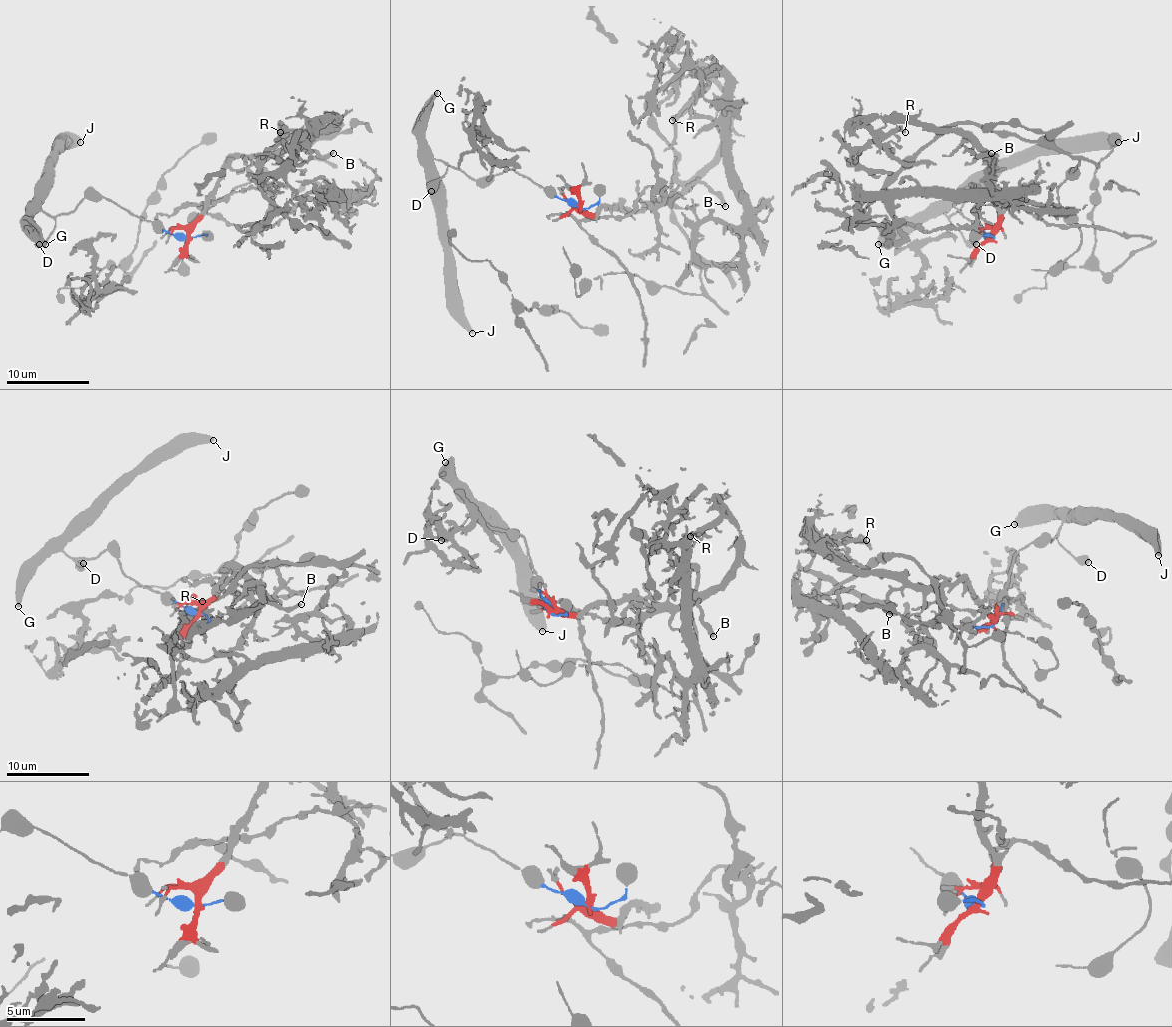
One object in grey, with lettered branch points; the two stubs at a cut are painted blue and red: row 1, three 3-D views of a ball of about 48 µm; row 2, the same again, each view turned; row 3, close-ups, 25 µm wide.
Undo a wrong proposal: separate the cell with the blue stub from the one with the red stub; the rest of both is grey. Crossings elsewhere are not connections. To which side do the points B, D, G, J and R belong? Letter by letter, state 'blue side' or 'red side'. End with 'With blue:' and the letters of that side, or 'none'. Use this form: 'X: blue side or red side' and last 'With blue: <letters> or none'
B: red side
D: blue side
G: blue side
J: blue side
R: red side
With blue: D, G, J

